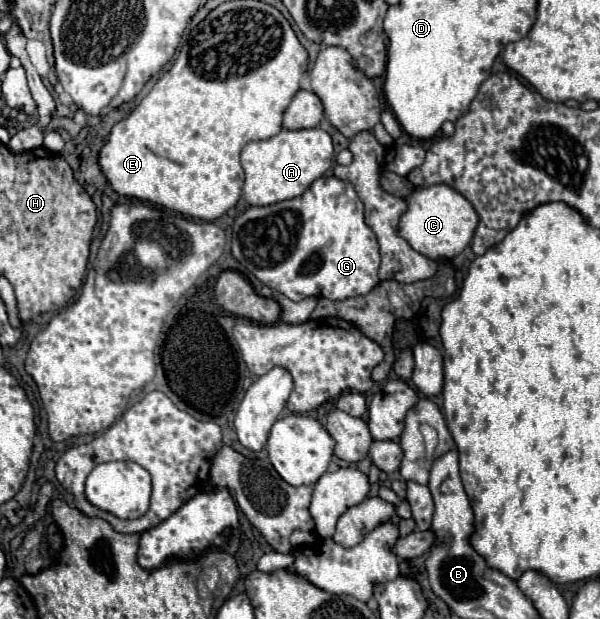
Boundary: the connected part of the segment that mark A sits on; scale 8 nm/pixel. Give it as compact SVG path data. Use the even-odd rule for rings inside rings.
M284 128L268 140L248 142L242 150L242 168L246 172L244 200L250 206L270 206L282 200L296 198L332 166L332 158L334 158L332 138L322 128L310 130Z

